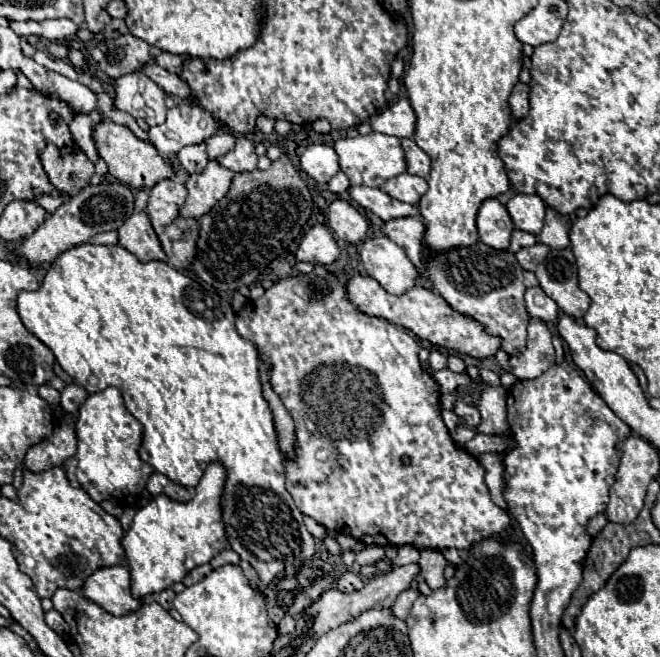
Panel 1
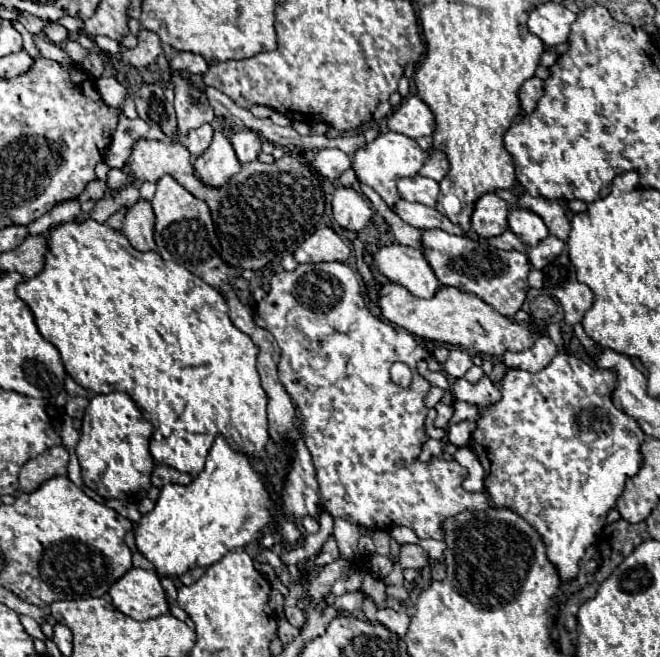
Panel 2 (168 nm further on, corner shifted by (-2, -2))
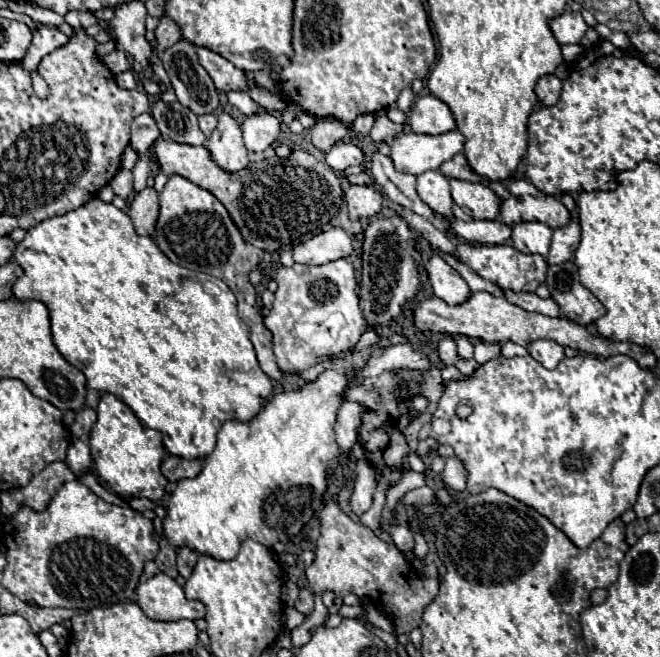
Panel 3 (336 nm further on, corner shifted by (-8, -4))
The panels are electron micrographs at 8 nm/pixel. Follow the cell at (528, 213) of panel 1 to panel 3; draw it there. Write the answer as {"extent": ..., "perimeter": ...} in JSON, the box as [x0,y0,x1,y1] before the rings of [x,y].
{"extent":[511,222,551,256],"perimeter":[[[521,222],[513,226],[511,244],[521,254],[541,254],[547,256],[551,244],[551,228],[541,222]]]}

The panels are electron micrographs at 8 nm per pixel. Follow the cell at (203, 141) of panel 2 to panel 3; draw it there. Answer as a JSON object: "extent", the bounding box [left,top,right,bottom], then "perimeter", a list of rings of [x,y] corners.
{"extent":[199,114,217,136],"perimeter":[[[201,114],[201,116],[199,116],[199,126],[201,126],[201,130],[203,130],[207,136],[211,136],[213,128],[217,126],[217,116],[215,116],[215,114]]]}

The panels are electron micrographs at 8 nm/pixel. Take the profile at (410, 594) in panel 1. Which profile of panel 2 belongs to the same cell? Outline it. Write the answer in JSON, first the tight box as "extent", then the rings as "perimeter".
{"extent":[363,600,411,636],"perimeter":[[[363,600],[363,612],[369,620],[381,622],[383,626],[397,632],[399,636],[403,636],[407,632],[409,622],[411,622],[411,616],[409,616],[405,604],[401,604],[399,610],[393,610],[393,608],[377,608],[371,600]]]}

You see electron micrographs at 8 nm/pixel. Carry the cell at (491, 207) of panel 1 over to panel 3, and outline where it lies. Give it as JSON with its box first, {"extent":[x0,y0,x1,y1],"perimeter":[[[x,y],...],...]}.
{"extent":[449,178,499,220],"perimeter":[[[449,178],[453,200],[465,214],[473,216],[475,220],[495,220],[499,212],[499,198],[489,186]]]}

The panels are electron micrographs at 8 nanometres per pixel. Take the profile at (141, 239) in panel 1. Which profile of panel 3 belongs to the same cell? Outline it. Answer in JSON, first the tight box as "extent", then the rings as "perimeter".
{"extent":[129,188,159,236],"perimeter":[[[145,188],[129,202],[129,216],[141,236],[153,236],[159,214],[159,198],[155,188]]]}

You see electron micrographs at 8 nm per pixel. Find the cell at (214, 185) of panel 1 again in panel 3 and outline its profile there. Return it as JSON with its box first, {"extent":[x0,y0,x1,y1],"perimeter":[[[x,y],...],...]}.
{"extent":[207,112,249,172],"perimeter":[[[223,112],[219,116],[219,124],[213,130],[211,138],[207,140],[207,148],[213,156],[213,160],[227,172],[237,172],[237,170],[249,166],[247,148],[243,144],[243,136],[241,136],[241,126],[227,112]]]}

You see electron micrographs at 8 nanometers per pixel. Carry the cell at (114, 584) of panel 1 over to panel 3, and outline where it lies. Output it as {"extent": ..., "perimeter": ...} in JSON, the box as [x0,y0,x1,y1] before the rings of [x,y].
{"extent":[137,572,205,620],"perimeter":[[[163,572],[137,586],[137,604],[153,620],[205,618],[205,604],[201,600],[187,600],[183,588]]]}

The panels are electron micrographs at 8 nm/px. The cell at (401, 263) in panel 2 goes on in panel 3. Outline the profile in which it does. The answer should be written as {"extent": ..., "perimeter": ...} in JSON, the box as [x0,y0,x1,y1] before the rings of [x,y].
{"extent":[427,256,473,304],"perimeter":[[[433,256],[427,262],[427,274],[433,284],[433,294],[445,300],[447,304],[463,304],[473,294],[461,274],[455,272],[441,256]]]}

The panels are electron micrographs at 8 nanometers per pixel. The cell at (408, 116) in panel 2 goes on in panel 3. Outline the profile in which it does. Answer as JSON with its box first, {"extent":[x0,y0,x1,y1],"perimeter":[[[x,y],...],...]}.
{"extent":[407,94,455,134],"perimeter":[[[433,94],[415,100],[407,122],[417,134],[445,134],[455,128],[453,112]]]}

